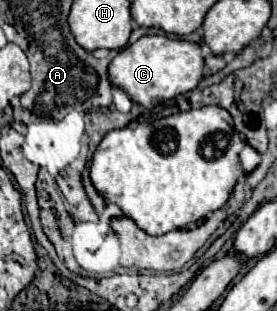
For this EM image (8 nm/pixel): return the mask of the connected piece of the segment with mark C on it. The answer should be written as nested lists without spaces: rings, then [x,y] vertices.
[[[152,34],[152,36],[142,36],[134,44],[122,48],[110,68],[108,76],[110,82],[126,90],[126,94],[142,104],[144,108],[152,108],[154,102],[160,100],[170,100],[176,98],[178,94],[186,94],[198,86],[204,74],[204,58],[200,44],[190,42],[190,40],[172,40],[166,34]]]

